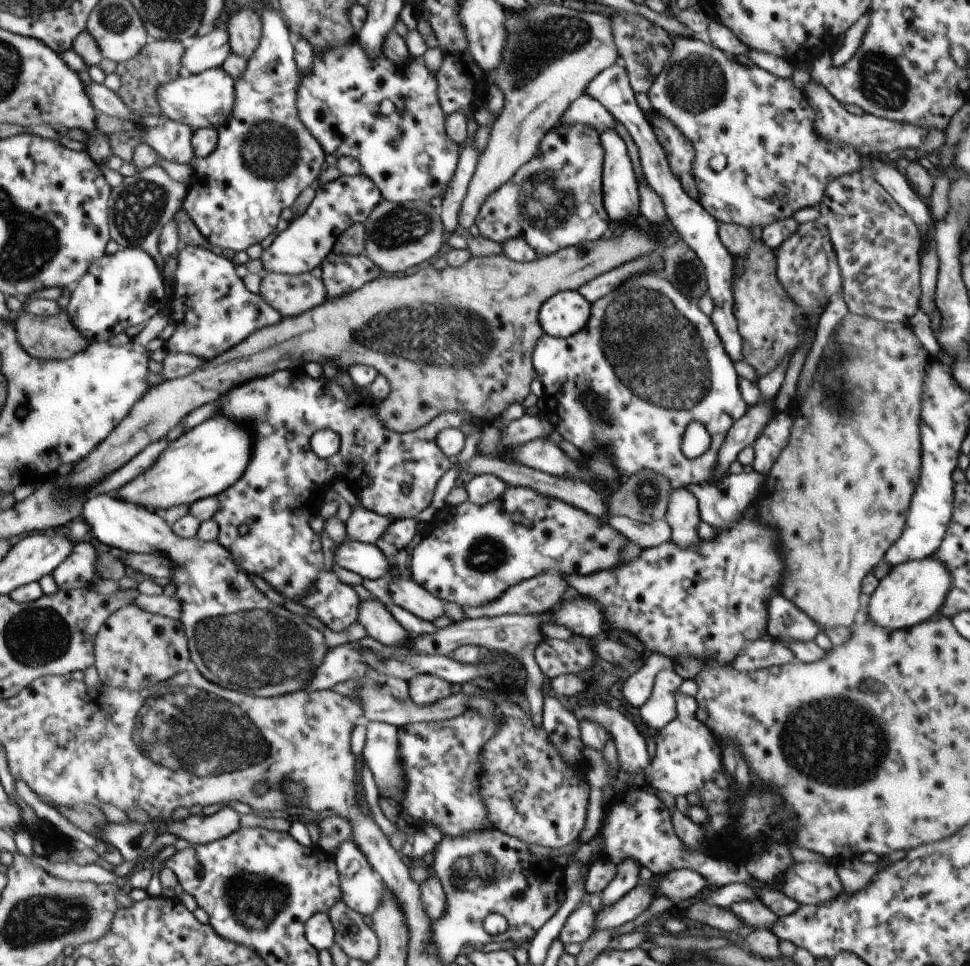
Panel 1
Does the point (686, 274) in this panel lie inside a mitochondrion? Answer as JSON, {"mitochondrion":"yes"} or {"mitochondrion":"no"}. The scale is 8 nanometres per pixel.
{"mitochondrion":"yes"}

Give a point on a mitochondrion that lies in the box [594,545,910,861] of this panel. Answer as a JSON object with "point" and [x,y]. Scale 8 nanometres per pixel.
{"point":[835,741]}

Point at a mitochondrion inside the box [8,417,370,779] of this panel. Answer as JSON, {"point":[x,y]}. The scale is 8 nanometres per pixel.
{"point":[251,649]}

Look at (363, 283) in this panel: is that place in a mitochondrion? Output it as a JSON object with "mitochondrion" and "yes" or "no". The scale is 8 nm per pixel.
{"mitochondrion":"no"}

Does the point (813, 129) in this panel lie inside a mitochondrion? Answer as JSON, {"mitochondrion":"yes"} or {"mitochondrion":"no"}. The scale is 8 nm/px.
{"mitochondrion":"no"}

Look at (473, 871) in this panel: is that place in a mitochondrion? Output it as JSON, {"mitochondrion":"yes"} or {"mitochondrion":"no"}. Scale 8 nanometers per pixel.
{"mitochondrion":"yes"}

